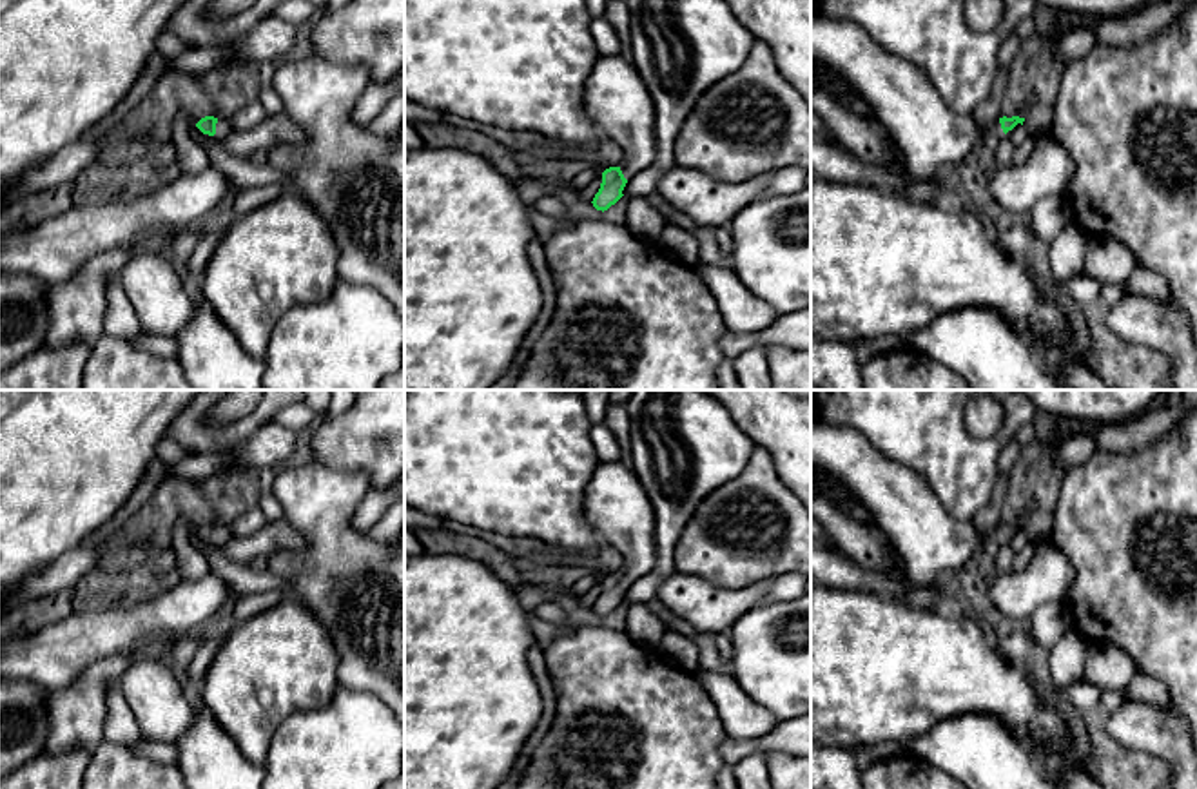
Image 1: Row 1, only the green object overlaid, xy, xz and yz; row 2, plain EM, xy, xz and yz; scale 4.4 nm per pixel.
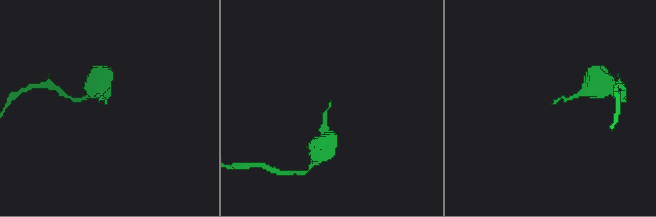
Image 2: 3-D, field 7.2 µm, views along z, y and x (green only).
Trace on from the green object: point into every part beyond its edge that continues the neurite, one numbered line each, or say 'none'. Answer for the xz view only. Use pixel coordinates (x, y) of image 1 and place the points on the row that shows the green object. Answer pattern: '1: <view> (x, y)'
1: xz (617, 100)

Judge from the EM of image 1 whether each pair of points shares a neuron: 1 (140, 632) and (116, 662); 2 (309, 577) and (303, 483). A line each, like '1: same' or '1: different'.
1: different
2: same

